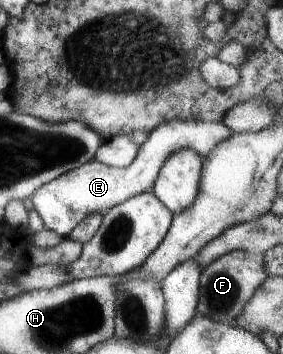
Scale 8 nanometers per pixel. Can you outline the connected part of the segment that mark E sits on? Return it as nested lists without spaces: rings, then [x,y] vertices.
[[[178,120],[161,123],[139,147],[135,160],[125,168],[115,168],[98,162],[88,162],[76,169],[63,173],[56,179],[39,187],[31,196],[34,210],[43,220],[44,228],[57,233],[61,239],[68,237],[71,231],[87,215],[105,214],[111,207],[128,198],[152,191],[159,169],[169,154],[179,148],[194,148],[202,157],[207,156],[213,147],[229,138],[233,131],[223,122],[201,122]]]

